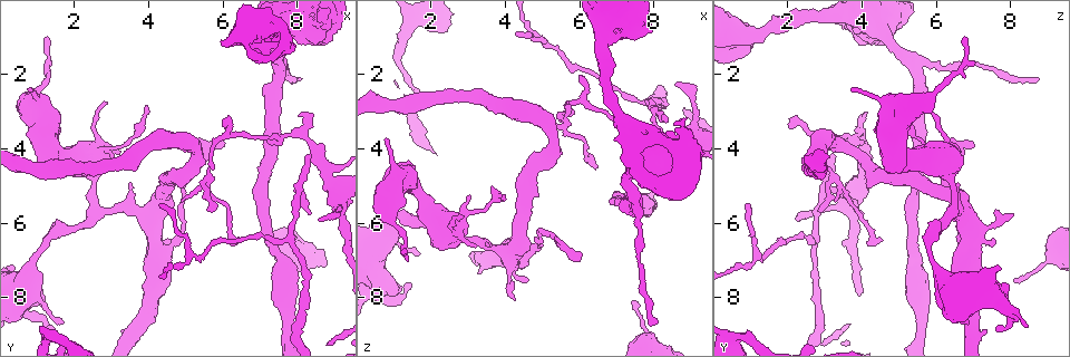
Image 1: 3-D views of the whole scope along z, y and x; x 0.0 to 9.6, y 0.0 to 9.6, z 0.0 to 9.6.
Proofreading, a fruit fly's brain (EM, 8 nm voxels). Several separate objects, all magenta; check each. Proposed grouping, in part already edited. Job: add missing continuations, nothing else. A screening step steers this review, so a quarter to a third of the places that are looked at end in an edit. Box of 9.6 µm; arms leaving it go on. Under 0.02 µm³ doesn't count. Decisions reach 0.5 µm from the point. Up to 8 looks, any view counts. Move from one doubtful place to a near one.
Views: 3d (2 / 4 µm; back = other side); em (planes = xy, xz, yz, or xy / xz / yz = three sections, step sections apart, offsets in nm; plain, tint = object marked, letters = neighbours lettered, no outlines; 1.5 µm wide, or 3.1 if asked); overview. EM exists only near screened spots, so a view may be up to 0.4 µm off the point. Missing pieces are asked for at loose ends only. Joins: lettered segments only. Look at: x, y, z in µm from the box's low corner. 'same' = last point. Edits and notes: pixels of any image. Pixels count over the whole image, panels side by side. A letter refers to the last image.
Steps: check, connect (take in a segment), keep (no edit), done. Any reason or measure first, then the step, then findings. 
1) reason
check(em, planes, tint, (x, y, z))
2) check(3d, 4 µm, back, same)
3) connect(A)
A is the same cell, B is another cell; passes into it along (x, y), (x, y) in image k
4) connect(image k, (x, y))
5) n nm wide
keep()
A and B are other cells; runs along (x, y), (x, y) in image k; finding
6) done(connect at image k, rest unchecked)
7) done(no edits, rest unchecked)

end of a long branch
check(3d, 2 µm, (6.10, 3.85, 6.85))

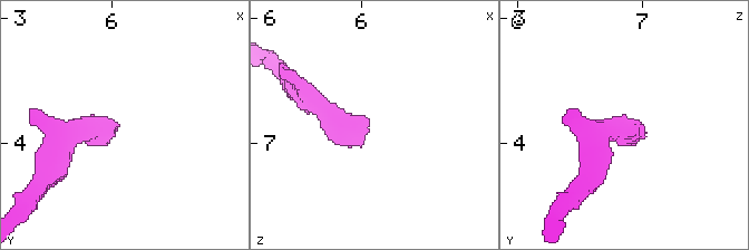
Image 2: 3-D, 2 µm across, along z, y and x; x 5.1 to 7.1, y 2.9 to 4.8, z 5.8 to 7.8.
check(em, planes, plain, (6.08, 3.86, 6.84))

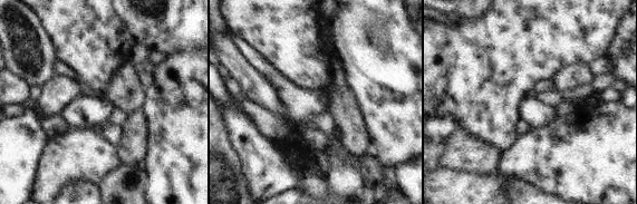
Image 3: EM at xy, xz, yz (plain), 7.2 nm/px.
check(em, planes, letters, same)

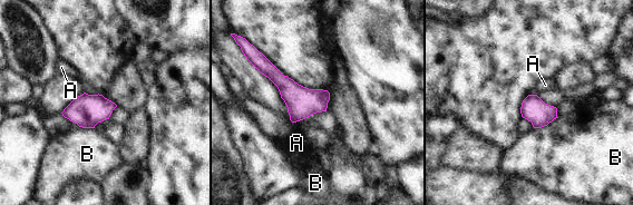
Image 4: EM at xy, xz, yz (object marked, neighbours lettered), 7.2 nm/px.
180 nm wide
keep()
A and B are other cells; border along (84, 91), (98, 94) in image 4; none of them fits

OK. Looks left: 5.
tapers out
check(3d, 4 µm, (6.10, 3.45, 2.05))

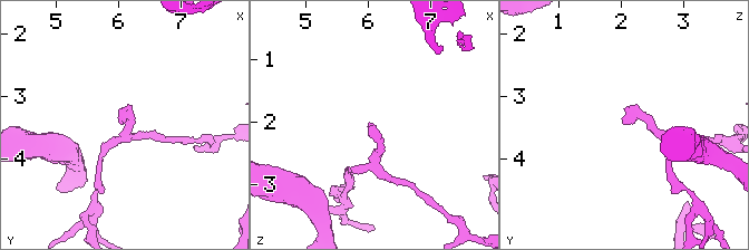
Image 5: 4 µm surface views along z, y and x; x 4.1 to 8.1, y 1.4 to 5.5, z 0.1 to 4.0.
shape alone is not enough
check(em, planes, letters, (6.05, 3.40, 2.05))

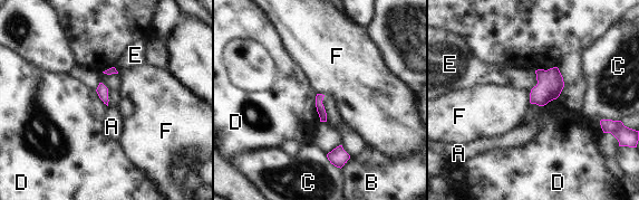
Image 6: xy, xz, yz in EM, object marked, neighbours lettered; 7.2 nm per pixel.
keep()
A, B, C, D, E and F are other cells; border along (316, 94), (316, 111), (320, 121) in image 6; none of them fits

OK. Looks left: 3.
tapers out
check(em, yz, step 4, letters, (8.30, 5.80, 4.10))

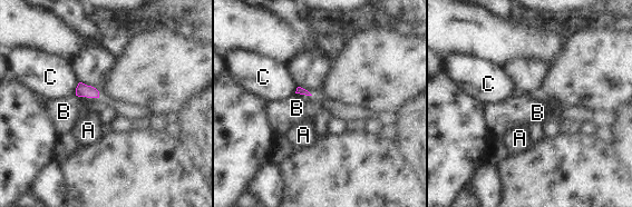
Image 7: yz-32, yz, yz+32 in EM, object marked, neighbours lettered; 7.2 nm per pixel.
check(em, planes, letters, same)

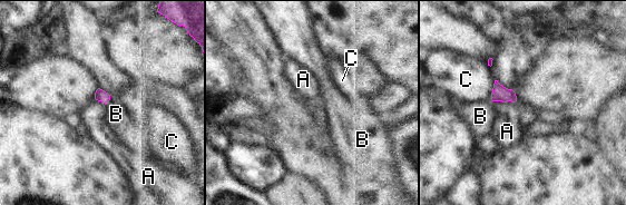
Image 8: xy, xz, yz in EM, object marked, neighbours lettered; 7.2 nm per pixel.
80 nm wide; A touches over 170 nm
keep()
A, B and C are other cells; no lettered segment goes on from it

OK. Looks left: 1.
done(no edits, rest unchecked)

